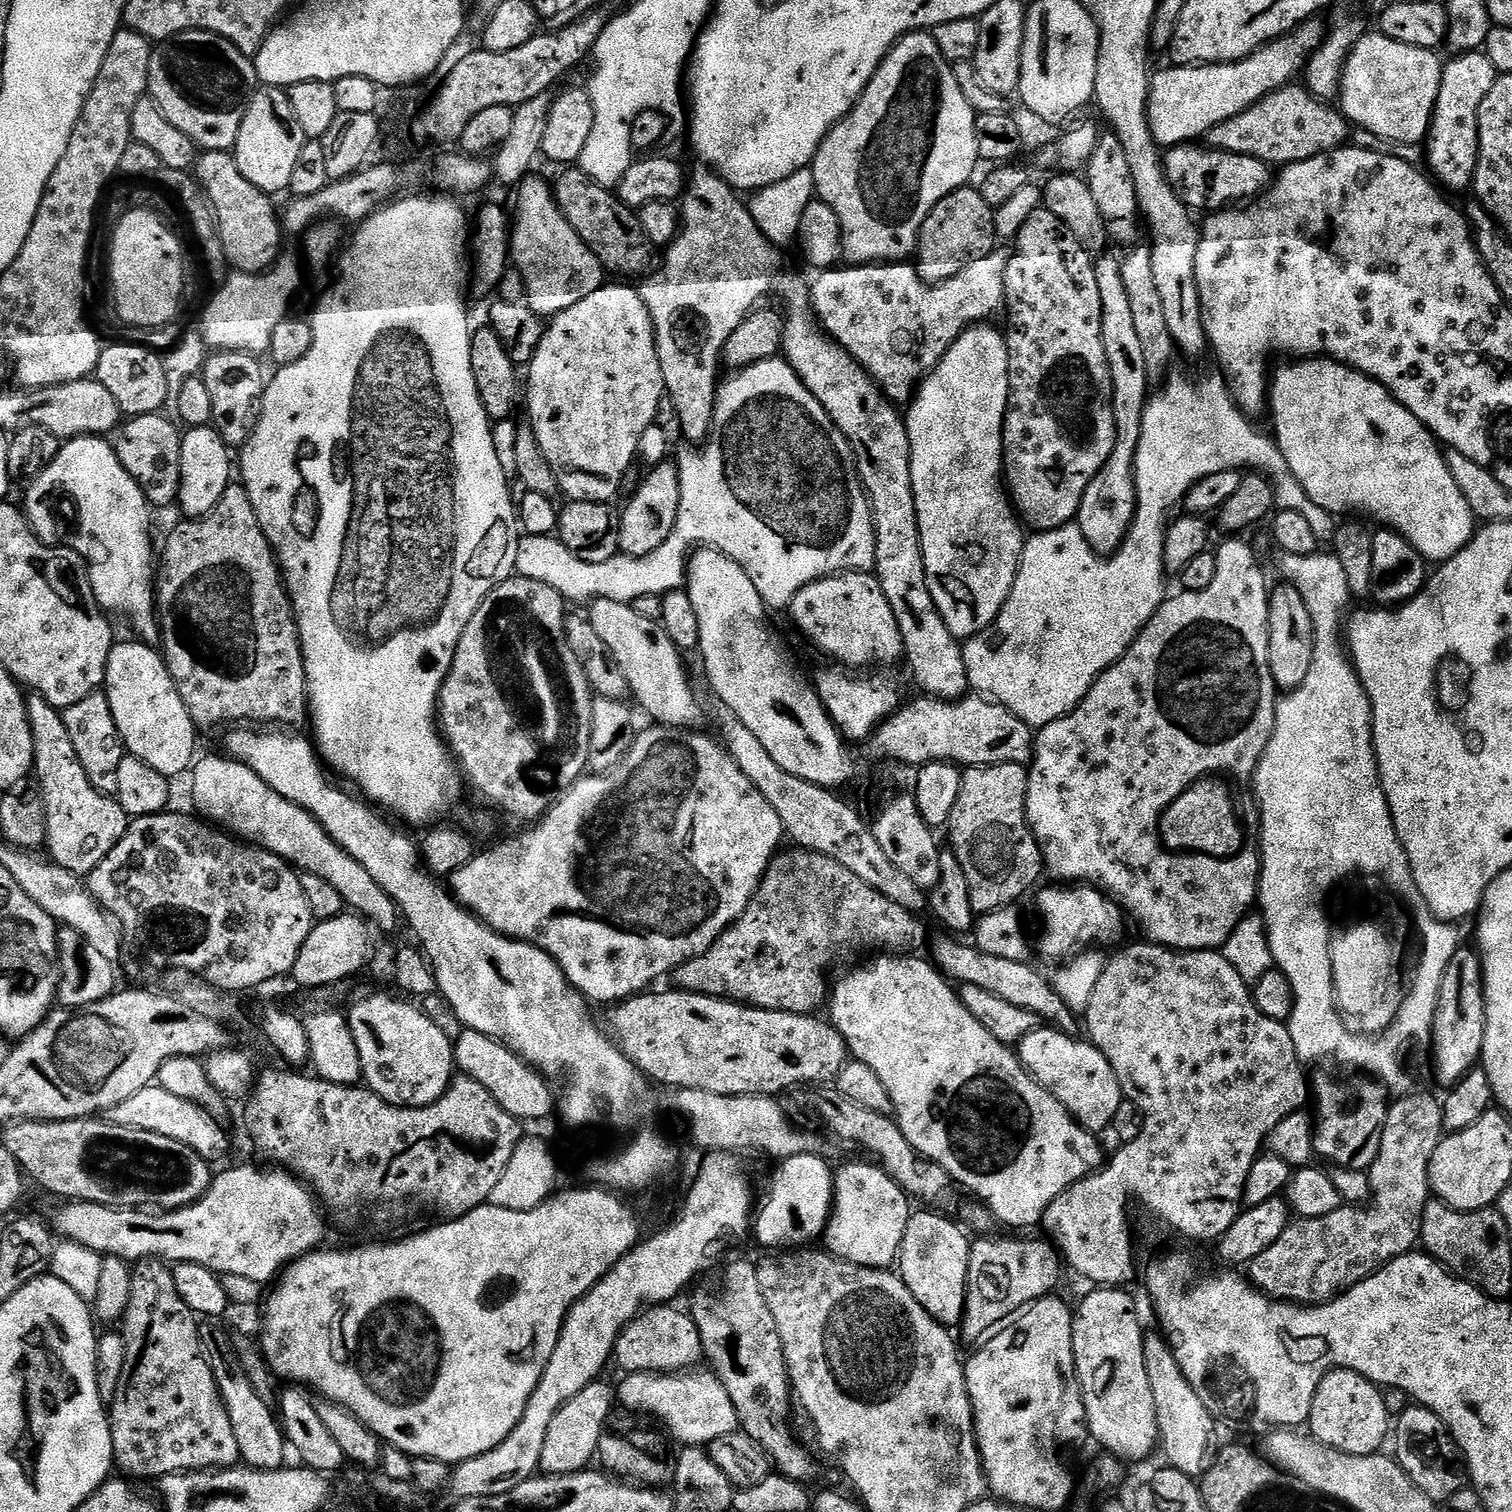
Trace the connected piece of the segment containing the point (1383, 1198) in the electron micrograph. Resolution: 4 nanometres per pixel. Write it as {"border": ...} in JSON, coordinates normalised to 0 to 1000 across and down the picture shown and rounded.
{"border":[[[934,767],[934,772],[926,772],[926,770],[921,770],[921,772],[914,773],[914,782],[911,792],[908,796],[909,799],[905,798],[899,801],[896,798],[887,798],[884,802],[877,803],[876,805],[855,806],[848,819],[845,819],[843,824],[837,824],[837,827],[835,827],[835,829],[832,829],[832,832],[829,832],[827,836],[825,837],[825,843],[830,851],[843,860],[851,860],[863,864],[875,862],[876,860],[890,854],[891,852],[895,852],[915,836],[919,836],[923,831],[929,831],[935,827],[939,820],[940,803],[945,793],[946,786],[944,777],[942,775],[942,767]]]}

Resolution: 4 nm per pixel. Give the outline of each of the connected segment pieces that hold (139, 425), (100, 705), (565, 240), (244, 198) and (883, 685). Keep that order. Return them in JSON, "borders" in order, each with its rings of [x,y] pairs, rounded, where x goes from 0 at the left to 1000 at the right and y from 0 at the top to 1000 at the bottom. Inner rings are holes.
{"borders":[[[[108,274],[83,277],[76,286],[75,296],[78,300],[78,306],[81,306],[83,313],[89,316],[89,319],[91,320],[101,337],[117,333],[120,313],[120,288],[120,284],[116,284]]],[[[66,456],[60,458],[54,462],[54,464],[49,464],[49,467],[42,469],[41,473],[44,483],[46,485],[46,491],[49,493],[49,499],[52,499],[54,509],[57,509],[57,515],[60,515],[65,524],[75,525],[78,522],[78,507],[83,499],[83,495],[69,458]]],[[[354,115],[350,116],[344,120],[343,126],[347,133],[341,143],[340,140],[340,147],[337,151],[337,169],[341,174],[341,172],[344,175],[347,174],[343,175],[343,179],[347,183],[351,204],[358,210],[364,210],[393,194],[393,192],[400,187],[401,181],[396,171],[393,171],[385,157],[382,157],[377,147],[370,142],[370,138],[366,136],[365,126],[362,118],[356,119]]],[[[133,100],[130,104],[128,116],[140,136],[151,178],[167,181],[177,179],[187,167],[187,146],[184,138],[180,136],[181,130],[163,119],[153,100]]],[[[548,440],[550,442],[545,442],[540,447],[538,447],[538,454],[542,464],[545,466],[545,469],[548,470],[548,474],[550,478],[556,483],[556,486],[559,490],[569,489],[573,490],[574,487],[579,484],[579,481],[588,474],[590,474],[597,468],[597,462],[595,463],[595,452],[590,447],[571,447],[574,446],[567,446],[565,444],[562,443],[558,440]]]]}

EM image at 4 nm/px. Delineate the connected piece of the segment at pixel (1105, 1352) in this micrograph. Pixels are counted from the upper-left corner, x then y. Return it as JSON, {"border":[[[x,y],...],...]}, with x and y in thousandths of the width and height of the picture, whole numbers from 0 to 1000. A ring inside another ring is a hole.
{"border":[[[725,851],[722,853],[722,855],[720,856],[720,858],[718,858],[717,860],[715,861],[714,863],[711,863],[710,870],[709,872],[709,887],[710,888],[710,896],[712,896],[712,912],[714,916],[714,923],[717,926],[717,938],[718,940],[718,947],[720,950],[723,950],[724,952],[726,952],[726,954],[728,955],[729,957],[731,958],[732,962],[733,964],[737,964],[741,967],[745,967],[745,966],[757,966],[759,962],[763,960],[763,961],[766,958],[766,953],[767,952],[767,949],[766,948],[766,938],[765,937],[765,933],[763,933],[763,922],[761,922],[761,911],[758,909],[758,898],[757,897],[757,885],[758,883],[757,879],[754,879],[754,873],[751,870],[751,868],[751,862],[748,860],[747,858],[745,857],[744,853],[741,851]]]}

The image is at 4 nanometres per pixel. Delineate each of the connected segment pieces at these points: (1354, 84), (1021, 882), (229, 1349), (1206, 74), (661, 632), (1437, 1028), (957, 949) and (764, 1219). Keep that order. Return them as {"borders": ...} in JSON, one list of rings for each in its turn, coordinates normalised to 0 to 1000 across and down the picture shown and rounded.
{"borders":[[[[912,20],[905,21],[896,30],[888,49],[885,71],[889,79],[921,95],[937,95],[938,93],[940,95],[944,89],[947,73],[951,67],[954,40],[950,36],[948,32],[930,30],[927,28],[922,28],[922,25],[917,25]]],[[[655,505],[653,508],[637,509],[636,521],[634,522],[634,530],[631,530],[631,538],[628,538],[626,550],[628,552],[628,562],[634,567],[642,585],[644,604],[659,603],[661,601],[670,600],[673,597],[671,595],[676,595],[683,587],[685,588],[688,584],[688,579],[691,579],[688,558],[680,547],[679,522],[680,509],[677,505]]],[[[136,874],[132,876],[132,884],[132,887],[134,888],[136,897],[140,901],[140,905],[142,907],[142,911],[144,915],[145,921],[147,922],[147,929],[149,930],[150,935],[152,937],[152,943],[154,944],[155,951],[157,952],[157,959],[159,966],[165,971],[180,972],[184,972],[188,969],[189,960],[190,958],[189,956],[187,944],[181,931],[168,919],[168,917],[165,915],[165,911],[163,911],[162,905],[159,901],[158,897],[156,896],[152,885],[151,886],[150,880],[145,875],[141,874]]],[[[873,12],[863,13],[851,24],[841,27],[833,34],[815,42],[792,42],[790,44],[772,44],[761,51],[759,56],[759,83],[765,95],[771,99],[779,95],[791,94],[803,83],[821,75],[829,67],[841,61],[854,56],[862,46],[866,35],[874,28],[877,21]]],[[[405,397],[391,397],[390,409],[393,417],[396,417],[398,425],[401,425],[402,433],[414,446],[415,457],[419,461],[420,465],[427,468],[432,474],[435,479],[440,481],[456,481],[458,483],[464,481],[463,476],[466,471],[463,469],[463,463],[455,450],[455,444],[452,442],[452,437],[450,429],[443,425],[439,413],[425,409],[418,403],[417,399],[409,399]]],[[[966,626],[956,639],[950,663],[947,679],[947,706],[953,720],[964,717],[973,706],[979,703],[983,684],[983,663],[981,662],[981,642],[976,626]]],[[[627,618],[623,618],[624,619],[620,620],[619,622],[616,622],[615,635],[628,649],[633,651],[647,652],[649,655],[663,660],[665,663],[669,663],[670,665],[676,665],[676,668],[681,668],[688,675],[700,680],[702,683],[708,683],[710,682],[709,679],[711,679],[712,673],[702,663],[702,660],[697,655],[694,647],[685,643],[681,640],[681,637],[668,634],[657,634],[657,631],[652,631],[642,624],[640,624],[641,625],[634,624],[632,622],[634,621]]],[[[542,763],[526,765],[515,768],[511,775],[511,781],[505,788],[505,792],[502,792],[501,798],[499,802],[499,817],[505,827],[529,827],[536,820],[542,821],[545,816],[545,812],[548,810],[548,805],[550,803],[550,794],[552,793],[552,772],[545,768]]]]}

